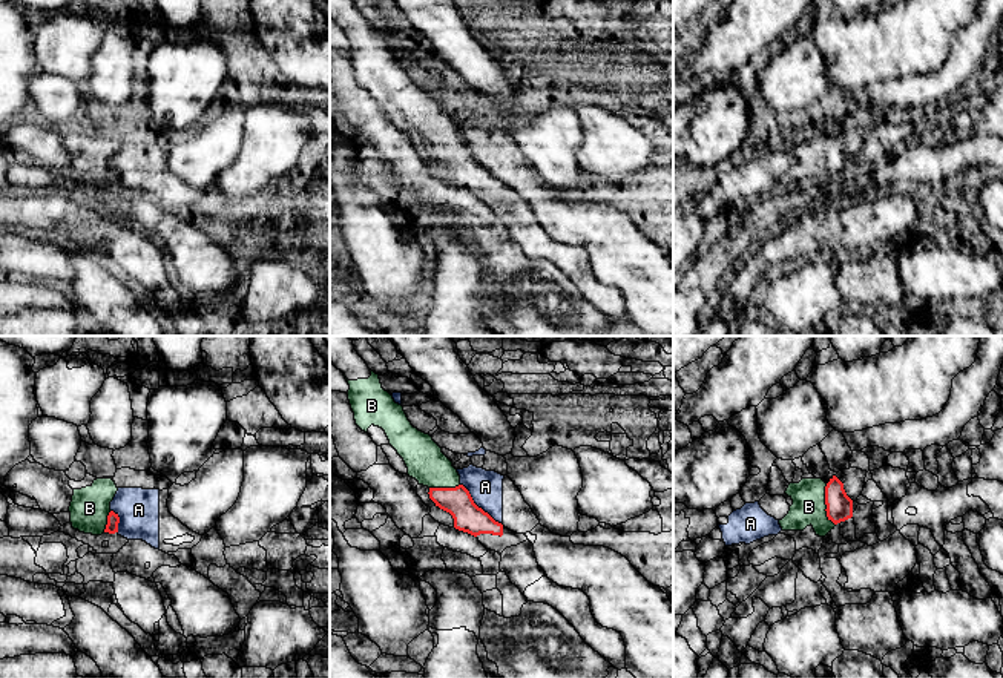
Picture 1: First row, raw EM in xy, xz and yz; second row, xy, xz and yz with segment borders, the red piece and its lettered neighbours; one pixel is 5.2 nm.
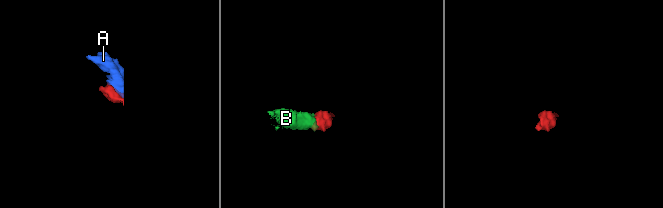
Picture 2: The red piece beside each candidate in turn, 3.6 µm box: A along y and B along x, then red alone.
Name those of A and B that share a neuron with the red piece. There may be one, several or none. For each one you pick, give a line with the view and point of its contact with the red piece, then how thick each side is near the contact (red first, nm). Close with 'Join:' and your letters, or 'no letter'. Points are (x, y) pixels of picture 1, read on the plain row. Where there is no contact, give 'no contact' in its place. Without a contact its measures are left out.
B: contact yz (825, 160); calibres 140 and 180 nm
Join: B

